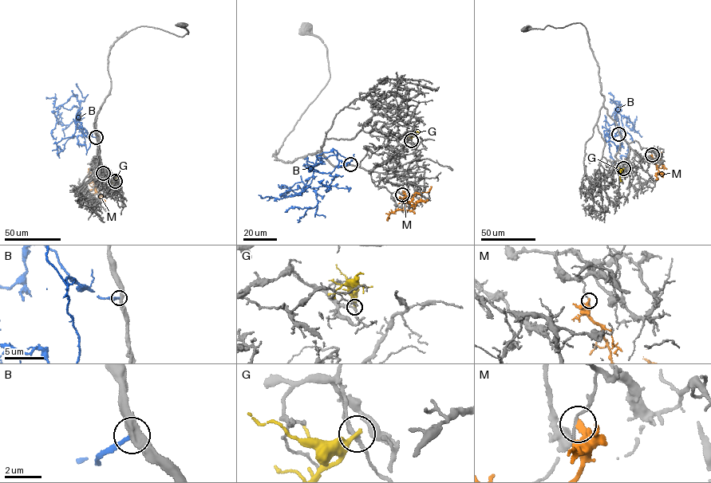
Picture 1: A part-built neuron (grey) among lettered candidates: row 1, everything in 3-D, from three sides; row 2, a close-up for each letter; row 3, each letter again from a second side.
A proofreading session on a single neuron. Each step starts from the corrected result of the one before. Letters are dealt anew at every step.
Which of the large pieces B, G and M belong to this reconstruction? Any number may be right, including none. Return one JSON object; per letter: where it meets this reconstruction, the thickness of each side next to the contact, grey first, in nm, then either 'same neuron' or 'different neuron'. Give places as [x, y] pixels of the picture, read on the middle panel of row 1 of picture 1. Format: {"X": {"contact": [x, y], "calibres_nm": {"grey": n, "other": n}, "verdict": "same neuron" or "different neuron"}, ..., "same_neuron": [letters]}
{"B": {"contact": [350, 164], "calibres_nm": {"grey": 380, "other": 180}, "verdict": "different neuron"}, "G": {"contact": [411, 140], "calibres_nm": {"grey": 180, "other": 320}, "verdict": "different neuron"}, "M": {"contact": [402, 194], "calibres_nm": {"grey": 170, "other": 240}, "verdict": "different neuron"}, "same_neuron": []}

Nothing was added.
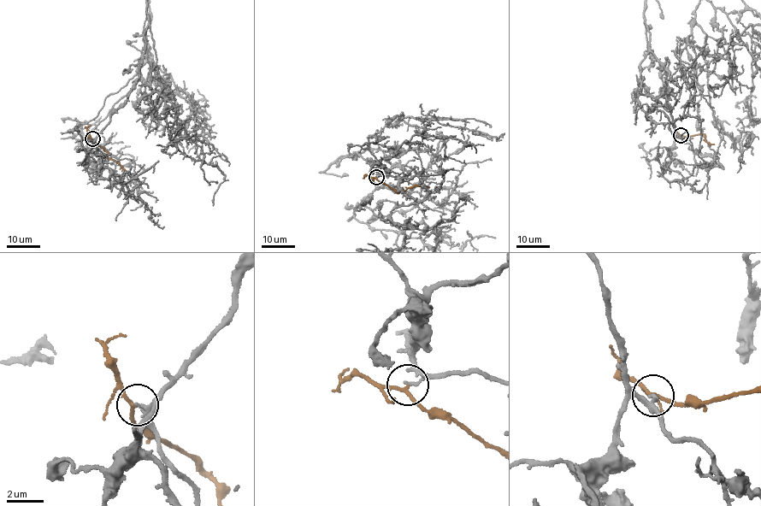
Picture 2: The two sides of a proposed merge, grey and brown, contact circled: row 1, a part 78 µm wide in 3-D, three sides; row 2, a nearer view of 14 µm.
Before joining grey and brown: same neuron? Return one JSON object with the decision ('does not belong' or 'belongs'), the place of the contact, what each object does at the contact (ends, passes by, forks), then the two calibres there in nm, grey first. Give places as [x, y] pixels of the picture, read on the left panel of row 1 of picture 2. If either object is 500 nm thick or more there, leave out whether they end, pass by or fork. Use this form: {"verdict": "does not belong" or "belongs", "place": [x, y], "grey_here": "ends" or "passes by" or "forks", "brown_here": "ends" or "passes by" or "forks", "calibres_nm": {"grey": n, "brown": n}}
{"verdict": "does not belong", "place": [92, 138], "grey_here": "ends", "brown_here": "passes by", "calibres_nm": {"grey": 180, "brown": 160}}

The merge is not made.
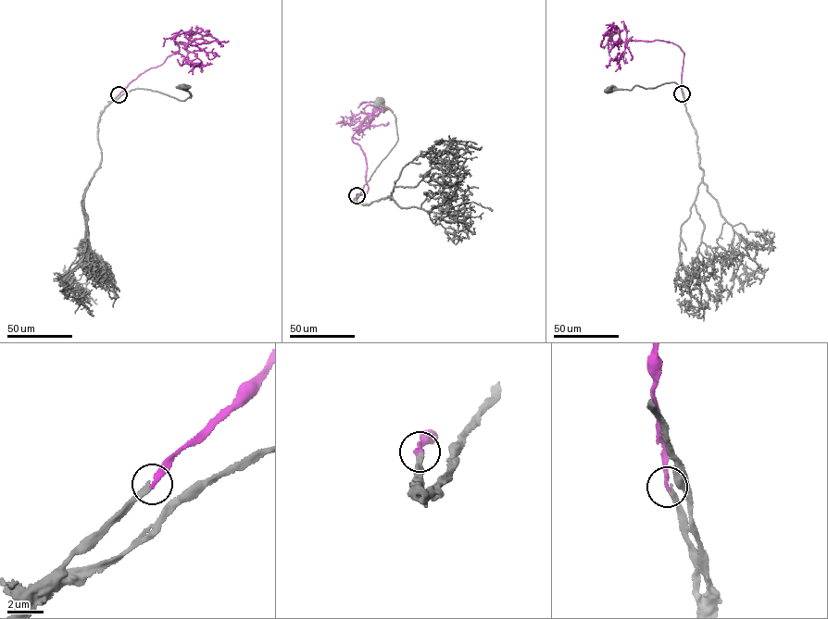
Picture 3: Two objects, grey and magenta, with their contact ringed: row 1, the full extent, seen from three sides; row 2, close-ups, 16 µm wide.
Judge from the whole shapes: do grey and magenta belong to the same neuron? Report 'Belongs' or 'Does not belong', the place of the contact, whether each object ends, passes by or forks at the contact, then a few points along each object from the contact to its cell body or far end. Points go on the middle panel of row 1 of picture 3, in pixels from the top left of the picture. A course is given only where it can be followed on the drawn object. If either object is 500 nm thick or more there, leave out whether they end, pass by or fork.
Belongs. Place: (357, 195). At the ring grey ends. At the ring magenta ends. Course of grey: (356, 195), (357, 198), (397, 141), (395, 117), (379, 102). Course of magenta: (356, 195), (364, 194), (369, 188), (366, 157), (352, 135), (372, 113), (374, 103), (362, 102), (357, 107)

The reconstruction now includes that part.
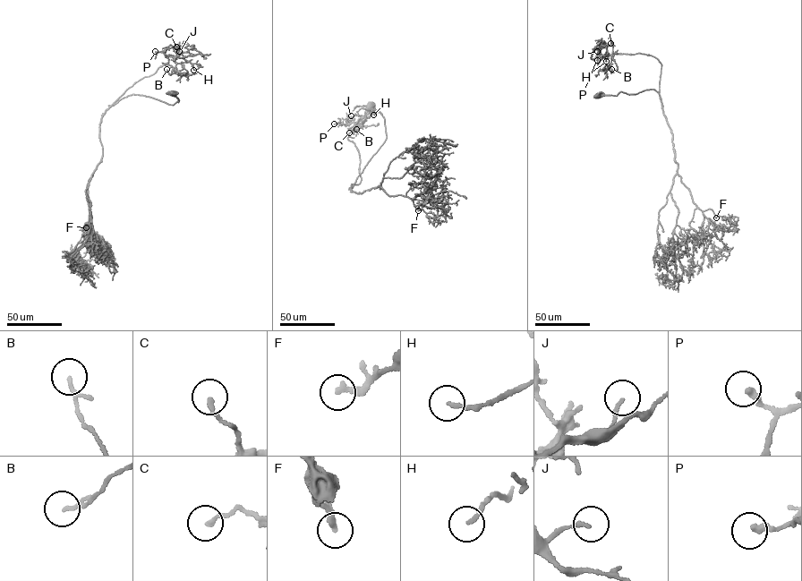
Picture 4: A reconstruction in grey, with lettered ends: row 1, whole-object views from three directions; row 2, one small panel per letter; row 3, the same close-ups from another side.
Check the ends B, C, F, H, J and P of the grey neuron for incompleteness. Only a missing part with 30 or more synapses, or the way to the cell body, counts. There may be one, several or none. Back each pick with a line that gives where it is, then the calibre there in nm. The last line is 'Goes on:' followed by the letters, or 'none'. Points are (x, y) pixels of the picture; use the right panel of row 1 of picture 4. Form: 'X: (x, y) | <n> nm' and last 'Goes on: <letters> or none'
F: (716, 217) | 220 nm
Goes on: F

